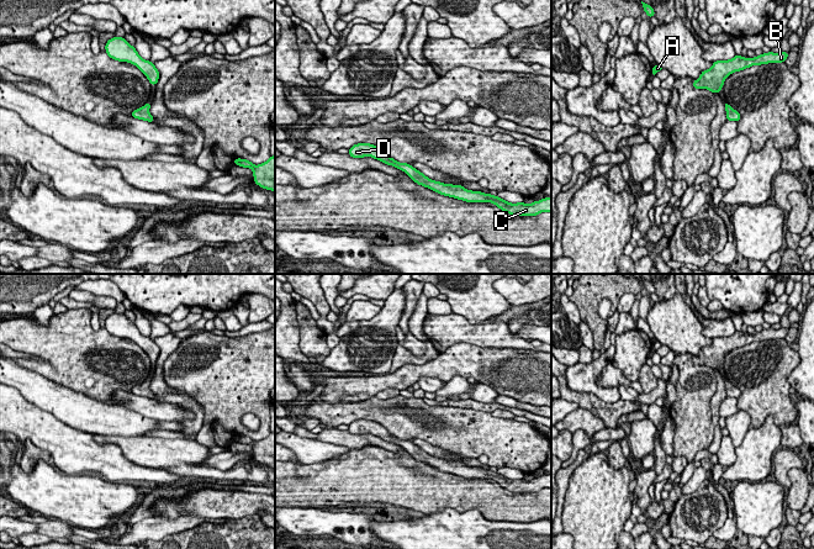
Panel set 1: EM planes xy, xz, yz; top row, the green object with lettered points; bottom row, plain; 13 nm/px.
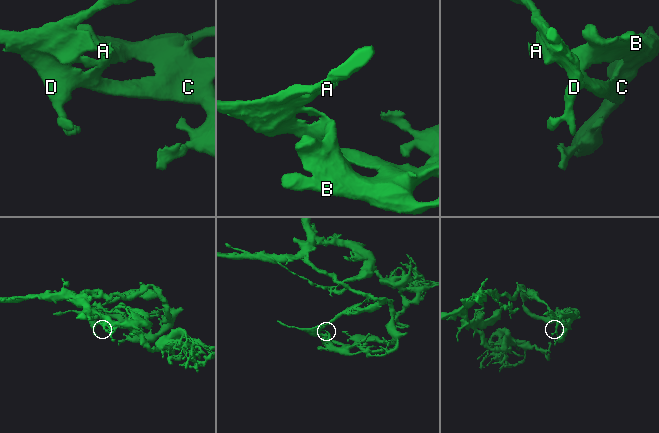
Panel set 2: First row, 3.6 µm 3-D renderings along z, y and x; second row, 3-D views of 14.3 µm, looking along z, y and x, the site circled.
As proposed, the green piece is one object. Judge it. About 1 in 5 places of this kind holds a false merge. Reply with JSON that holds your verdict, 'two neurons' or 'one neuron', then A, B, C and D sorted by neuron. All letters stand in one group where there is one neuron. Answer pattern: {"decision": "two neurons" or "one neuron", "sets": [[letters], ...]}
{"decision": "one neuron", "sets": [["A", "B", "C", "D"]]}

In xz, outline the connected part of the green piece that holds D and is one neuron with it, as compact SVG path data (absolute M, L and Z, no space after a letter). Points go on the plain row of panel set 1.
M356 419L349 424L348 431L352 434L371 433L382 438L384 440L392 442L405 448L416 460L428 464L429 466L433 466L443 473L454 474L466 479L491 479L511 492L538 492L541 489L551 489L551 474L544 474L532 480L512 480L491 470L467 466L462 461L435 458L426 453L408 439L400 439L395 437L384 426L375 421Z

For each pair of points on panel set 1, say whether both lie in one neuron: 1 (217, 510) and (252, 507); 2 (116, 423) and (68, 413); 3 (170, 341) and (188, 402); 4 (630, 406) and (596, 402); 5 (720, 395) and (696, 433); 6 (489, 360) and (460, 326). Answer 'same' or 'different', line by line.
1: same
2: same
3: same
4: same
5: different
6: different

